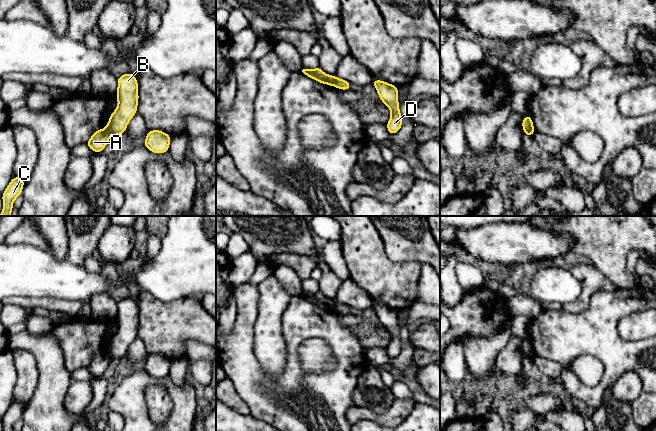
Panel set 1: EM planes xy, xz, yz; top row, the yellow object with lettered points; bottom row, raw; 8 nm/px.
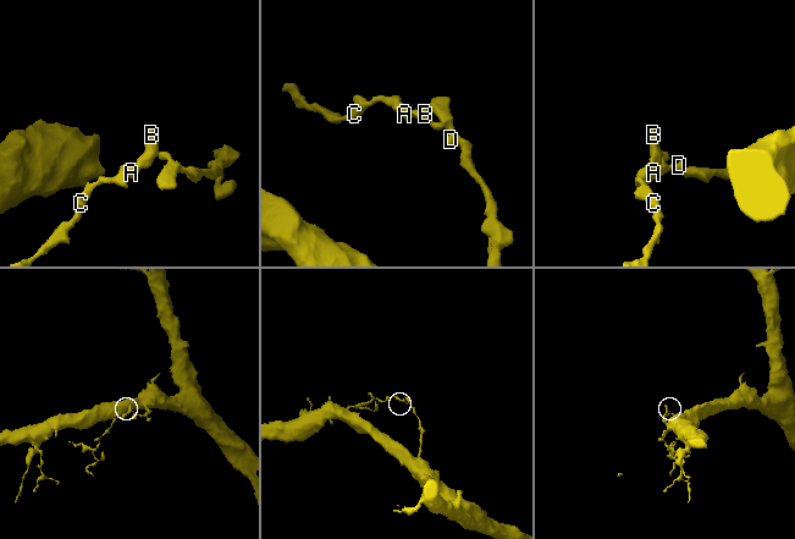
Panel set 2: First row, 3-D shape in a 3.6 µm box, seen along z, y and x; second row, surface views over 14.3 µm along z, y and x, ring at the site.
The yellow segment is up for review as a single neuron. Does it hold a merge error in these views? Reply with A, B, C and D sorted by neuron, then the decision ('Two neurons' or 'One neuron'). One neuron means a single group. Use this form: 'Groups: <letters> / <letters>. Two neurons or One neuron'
Groups: A C / B D. Two neurons

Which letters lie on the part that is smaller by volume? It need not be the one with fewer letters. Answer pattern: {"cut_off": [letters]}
{"cut_off": ["A", "C"]}

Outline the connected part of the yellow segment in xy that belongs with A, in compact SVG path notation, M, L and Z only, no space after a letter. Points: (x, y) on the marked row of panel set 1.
M107 128L99 129L92 134L86 145L95 153L101 153L105 149L111 136Z

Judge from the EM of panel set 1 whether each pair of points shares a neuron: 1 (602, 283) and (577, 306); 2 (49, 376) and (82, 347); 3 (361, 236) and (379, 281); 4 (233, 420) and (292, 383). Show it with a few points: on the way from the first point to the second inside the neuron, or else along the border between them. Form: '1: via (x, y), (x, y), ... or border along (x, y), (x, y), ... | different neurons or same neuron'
1: via (595, 285), (586, 294), (584, 299) | same neuron
2: border along (57, 340), (62, 351), (64, 365), (70, 372) | different neurons
3: via (362, 247), (368, 265), (372, 270) | same neuron
4: border along (250, 414), (259, 420) | different neurons

